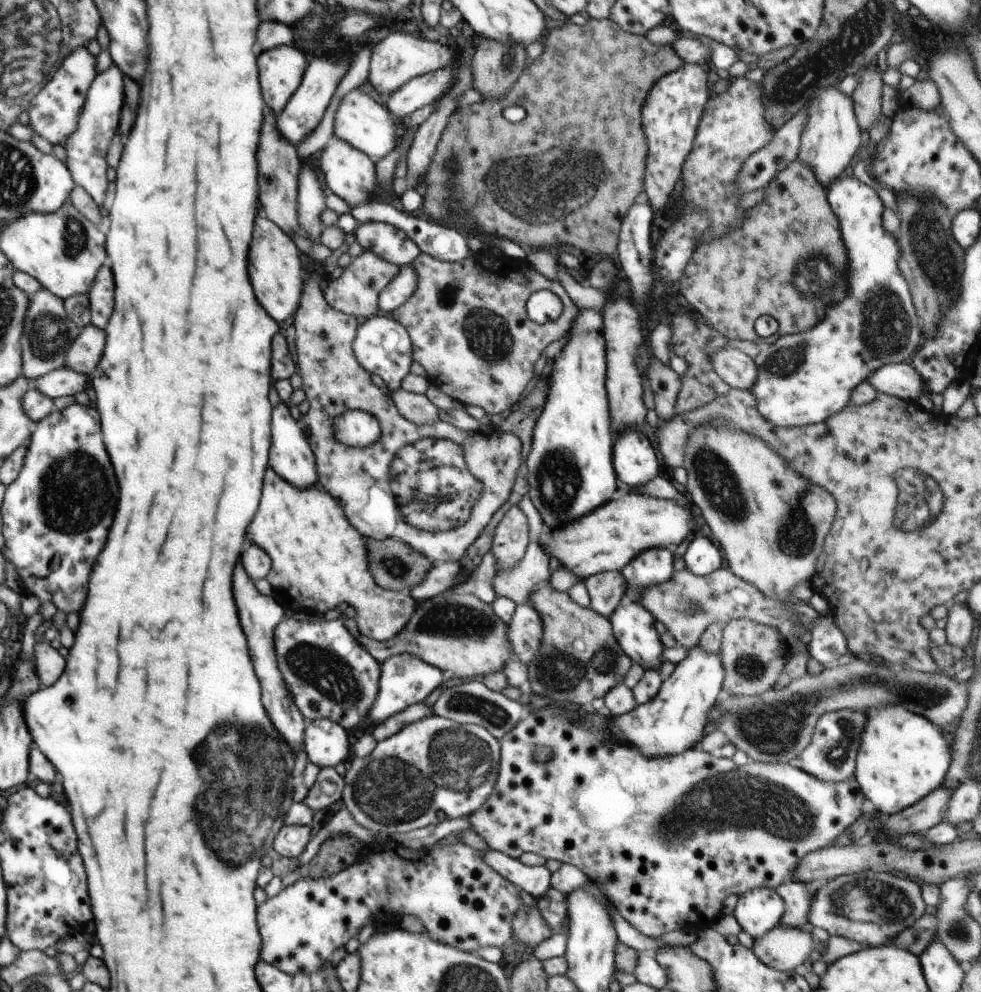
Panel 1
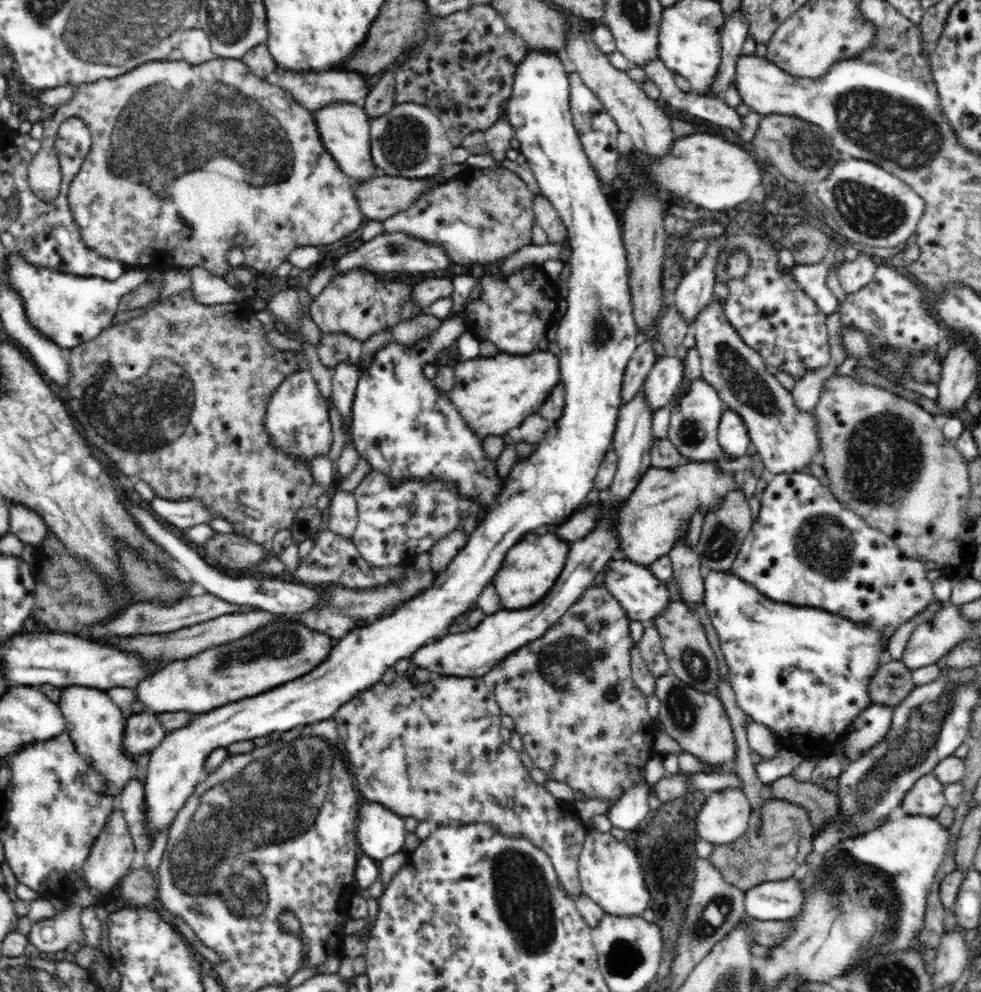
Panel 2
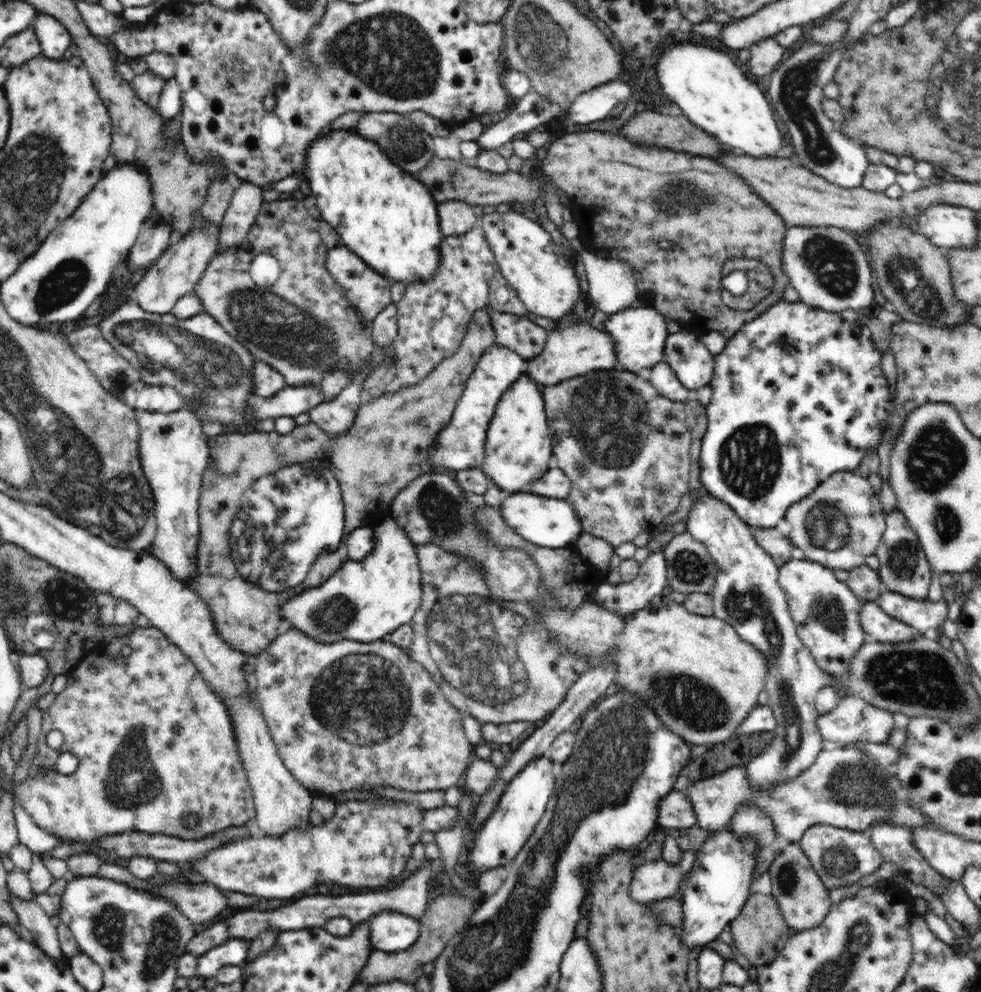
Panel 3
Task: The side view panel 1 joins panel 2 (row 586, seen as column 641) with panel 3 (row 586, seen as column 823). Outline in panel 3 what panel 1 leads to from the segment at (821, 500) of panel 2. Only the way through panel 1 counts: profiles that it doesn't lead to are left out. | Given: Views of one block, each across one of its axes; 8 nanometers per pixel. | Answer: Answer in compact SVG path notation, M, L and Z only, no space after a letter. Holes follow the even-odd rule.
M787 560L778 569L778 582L785 593L787 607L794 621L798 636L821 669L828 674L844 674L850 670L850 658L864 645L864 629L860 623L860 608L865 604L846 582L834 577L828 567L811 560Z

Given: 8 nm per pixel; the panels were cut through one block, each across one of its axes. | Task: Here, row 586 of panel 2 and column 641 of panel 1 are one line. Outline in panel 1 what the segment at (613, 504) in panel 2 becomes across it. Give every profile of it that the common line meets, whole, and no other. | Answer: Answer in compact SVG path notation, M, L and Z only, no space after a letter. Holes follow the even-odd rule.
M650 548L638 554L632 562L620 571L628 587L632 586L640 591L664 584L672 578L673 550L667 548Z

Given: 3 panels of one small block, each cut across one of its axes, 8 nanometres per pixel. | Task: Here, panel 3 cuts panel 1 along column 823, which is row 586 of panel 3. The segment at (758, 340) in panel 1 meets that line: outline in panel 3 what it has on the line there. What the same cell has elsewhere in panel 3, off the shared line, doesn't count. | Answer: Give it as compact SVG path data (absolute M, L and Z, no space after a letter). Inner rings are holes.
M489 309L478 310L469 322L465 337L462 339L456 352L448 358L445 358L427 377L424 377L418 384L402 387L391 395L382 395L375 399L370 399L365 404L358 407L352 426L339 435L330 435L322 430L316 423L305 423L296 425L291 433L282 435L275 430L269 433L240 433L234 431L231 433L220 433L209 437L210 456L209 468L204 473L200 502L198 506L200 534L197 544L195 558L197 558L197 575L194 575L188 582L184 582L188 589L191 589L206 605L209 606L211 616L213 616L214 626L217 633L229 644L234 650L254 656L262 650L266 650L270 643L285 628L285 620L282 617L280 606L289 602L292 598L299 596L307 589L320 587L325 584L326 580L332 576L346 561L349 560L347 551L347 541L345 538L350 535L352 530L359 527L374 528L384 519L391 518L391 502L397 498L406 486L410 485L416 478L424 474L434 473L435 468L429 464L429 459L435 450L432 447L434 440L438 438L441 429L446 428L449 420L452 418L458 399L461 397L466 381L484 354L484 351L497 341L494 329L489 319Z

